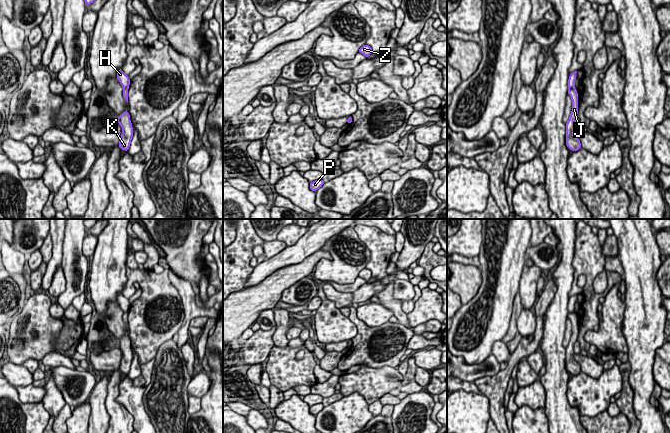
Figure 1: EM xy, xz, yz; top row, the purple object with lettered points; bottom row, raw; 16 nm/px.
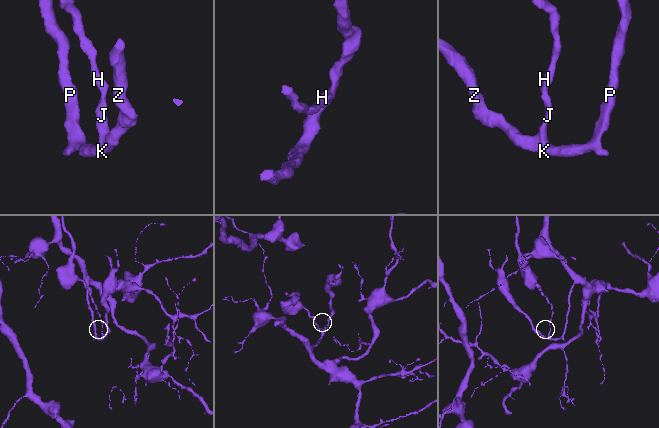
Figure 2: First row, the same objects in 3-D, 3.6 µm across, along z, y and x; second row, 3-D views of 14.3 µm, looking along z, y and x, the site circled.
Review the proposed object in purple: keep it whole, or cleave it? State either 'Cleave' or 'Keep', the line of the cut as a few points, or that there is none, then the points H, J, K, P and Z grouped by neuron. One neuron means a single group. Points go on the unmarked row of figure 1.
Keep. No split. Groups: H J K P Z

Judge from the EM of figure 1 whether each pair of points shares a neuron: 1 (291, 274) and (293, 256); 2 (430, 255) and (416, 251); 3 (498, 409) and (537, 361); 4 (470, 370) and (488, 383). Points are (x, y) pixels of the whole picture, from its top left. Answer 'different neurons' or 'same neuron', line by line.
1: different neurons
2: different neurons
3: different neurons
4: different neurons

